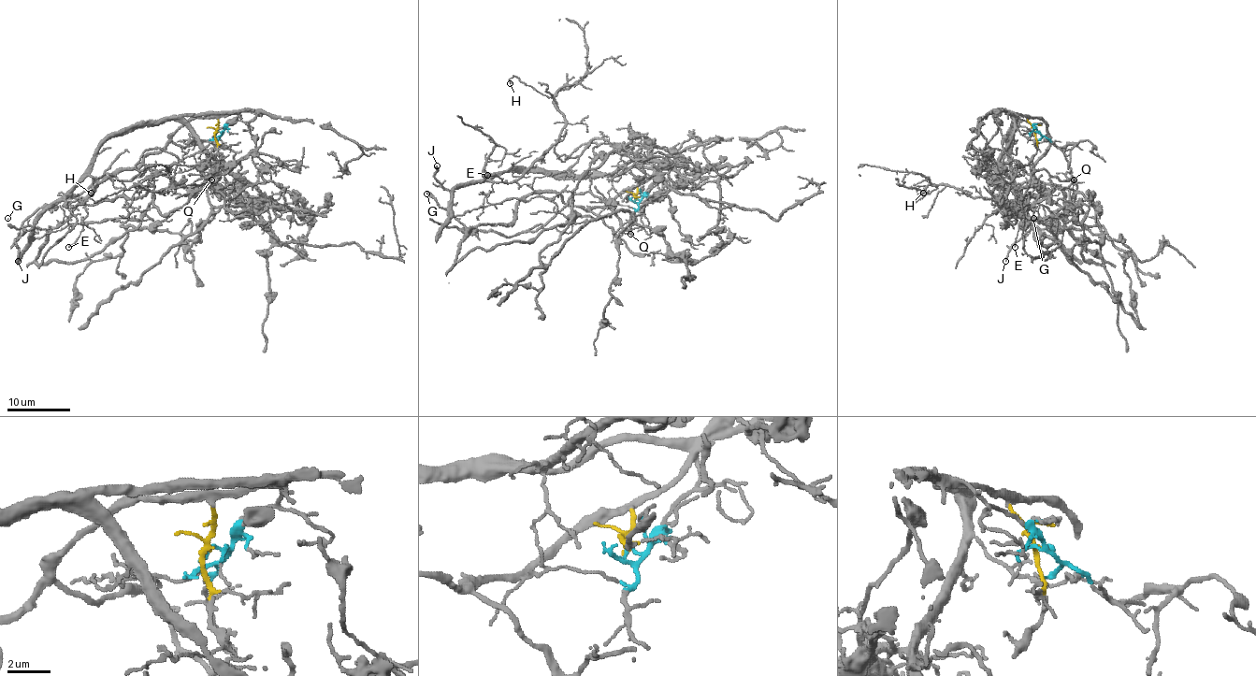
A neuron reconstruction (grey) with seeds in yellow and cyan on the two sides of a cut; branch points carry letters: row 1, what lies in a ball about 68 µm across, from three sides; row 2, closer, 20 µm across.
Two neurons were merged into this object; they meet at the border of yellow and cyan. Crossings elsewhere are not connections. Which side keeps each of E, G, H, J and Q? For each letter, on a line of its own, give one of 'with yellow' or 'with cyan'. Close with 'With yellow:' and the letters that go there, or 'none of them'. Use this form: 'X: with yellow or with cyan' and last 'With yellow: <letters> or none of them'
E: with cyan
G: with yellow
H: with cyan
J: with cyan
Q: with cyan
With yellow: G

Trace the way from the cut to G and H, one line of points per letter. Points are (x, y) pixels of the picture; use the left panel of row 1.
G: (216, 132), (216, 119), (193, 118), (137, 166), (117, 168), (57, 226), (12, 228), (7, 219)
H: (216, 132), (191, 143), (172, 119), (124, 127), (74, 196), (145, 194), (92, 194)

